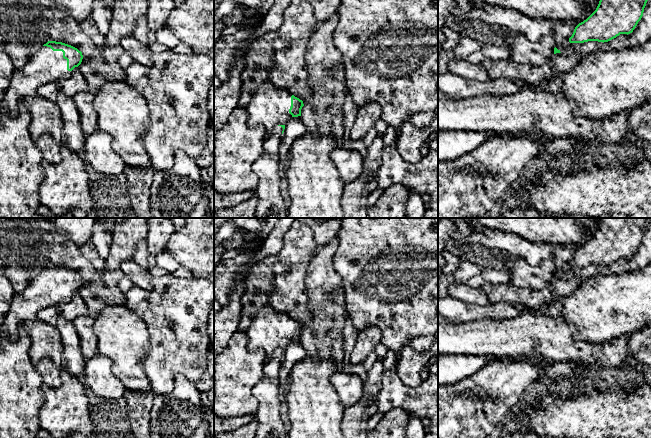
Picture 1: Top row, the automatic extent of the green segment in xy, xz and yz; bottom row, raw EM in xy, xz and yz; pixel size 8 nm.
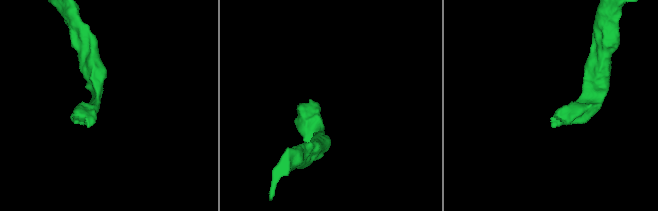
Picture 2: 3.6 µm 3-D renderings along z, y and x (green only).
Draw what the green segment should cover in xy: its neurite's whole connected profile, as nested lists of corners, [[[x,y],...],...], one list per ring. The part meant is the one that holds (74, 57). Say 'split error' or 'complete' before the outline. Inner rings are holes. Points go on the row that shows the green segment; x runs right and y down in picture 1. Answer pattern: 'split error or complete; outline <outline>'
split error; outline [[[48,41],[41,46],[24,67],[15,69],[0,102],[0,118],[3,112],[11,117],[18,115],[17,105],[21,99],[36,95],[43,84],[67,78],[82,59],[81,51],[62,42]]]

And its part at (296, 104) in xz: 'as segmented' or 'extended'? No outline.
extended

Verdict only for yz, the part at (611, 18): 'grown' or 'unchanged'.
unchanged

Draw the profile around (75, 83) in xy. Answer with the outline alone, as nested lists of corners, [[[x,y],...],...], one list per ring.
[[[79,66],[75,67],[70,75],[57,81],[58,91],[65,96],[73,98],[76,94],[88,90],[87,82],[81,73]]]

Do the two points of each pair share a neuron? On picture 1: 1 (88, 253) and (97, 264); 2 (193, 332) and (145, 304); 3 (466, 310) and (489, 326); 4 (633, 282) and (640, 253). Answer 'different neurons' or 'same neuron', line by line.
1: same neuron
2: same neuron
3: different neurons
4: different neurons

